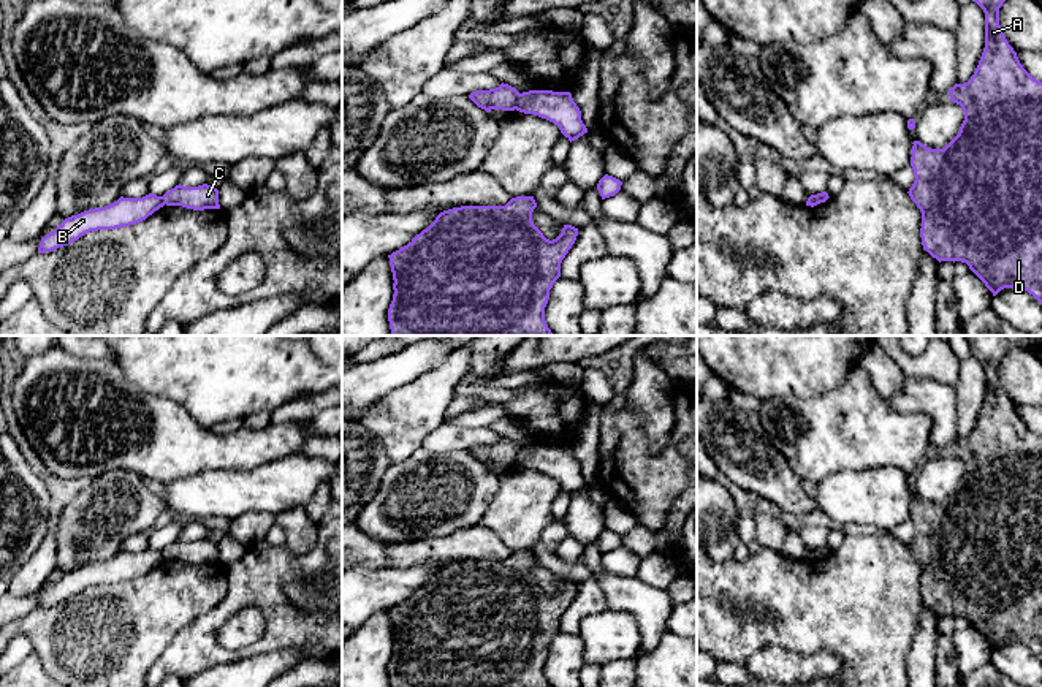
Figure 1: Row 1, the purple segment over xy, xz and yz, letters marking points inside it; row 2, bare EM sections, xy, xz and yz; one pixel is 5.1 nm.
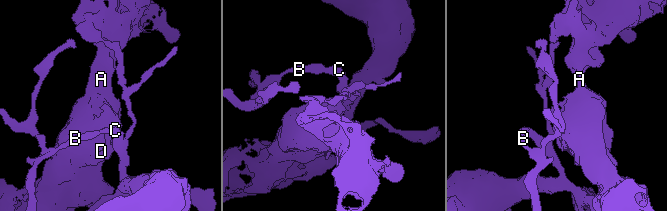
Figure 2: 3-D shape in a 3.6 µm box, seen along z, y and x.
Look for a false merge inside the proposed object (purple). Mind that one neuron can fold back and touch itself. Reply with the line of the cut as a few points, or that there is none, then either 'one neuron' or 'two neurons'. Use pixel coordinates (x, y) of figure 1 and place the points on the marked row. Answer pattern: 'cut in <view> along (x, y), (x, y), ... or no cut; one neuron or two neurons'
cut in xz along (520, 94), (515, 108); two neurons

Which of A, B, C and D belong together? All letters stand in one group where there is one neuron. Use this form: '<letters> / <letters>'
A C D / B

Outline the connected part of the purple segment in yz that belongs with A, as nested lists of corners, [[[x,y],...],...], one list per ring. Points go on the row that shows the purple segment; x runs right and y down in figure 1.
[[[1006,0],[972,2],[985,13],[985,47],[971,79],[949,90],[964,120],[944,149],[912,142],[915,180],[907,193],[922,212],[922,245],[933,258],[966,263],[993,296],[1004,288],[1023,288],[1042,304],[1042,82],[1023,68],[1002,33],[999,8]]]

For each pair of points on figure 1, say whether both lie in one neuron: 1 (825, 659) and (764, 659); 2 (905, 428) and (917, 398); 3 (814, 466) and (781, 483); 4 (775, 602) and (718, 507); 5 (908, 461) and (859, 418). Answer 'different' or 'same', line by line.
1: same
2: different
3: different
4: different
5: same

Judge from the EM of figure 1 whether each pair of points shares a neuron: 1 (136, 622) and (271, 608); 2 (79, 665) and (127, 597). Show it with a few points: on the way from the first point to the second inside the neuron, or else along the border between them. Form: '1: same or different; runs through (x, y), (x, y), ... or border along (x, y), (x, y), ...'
1: different; border along (227, 591), (217, 605), (189, 622), (171, 640)
2: same; runs through (97, 648), (127, 614)

